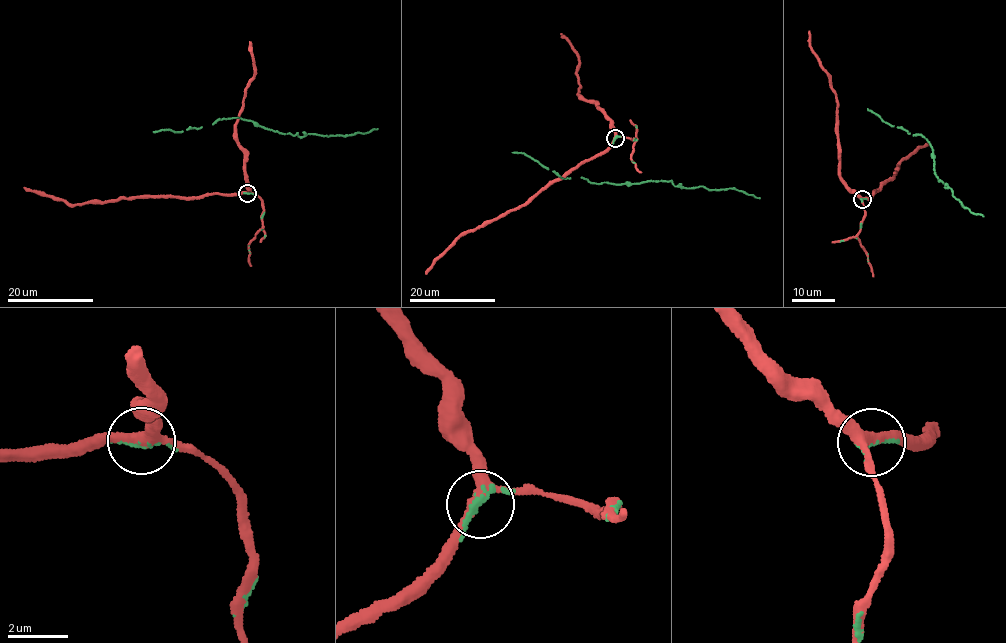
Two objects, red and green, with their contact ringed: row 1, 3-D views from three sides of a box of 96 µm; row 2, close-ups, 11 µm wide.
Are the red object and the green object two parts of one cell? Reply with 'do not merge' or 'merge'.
merge

